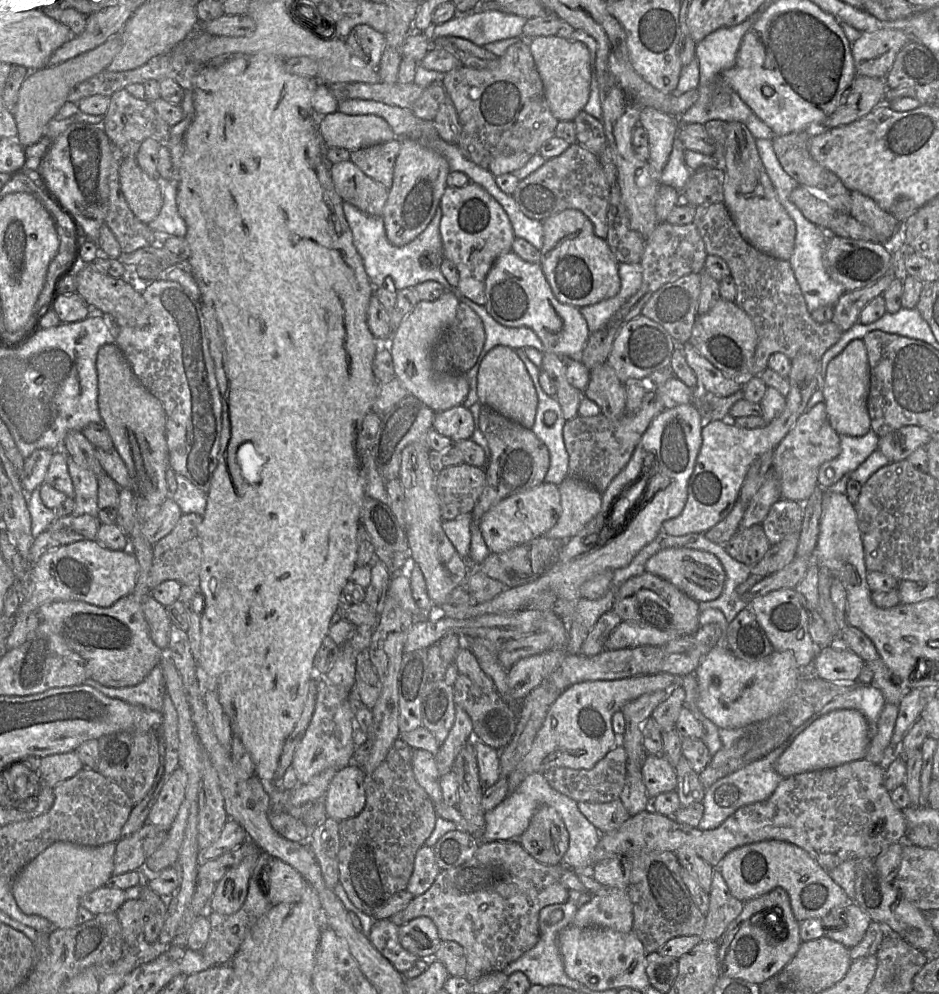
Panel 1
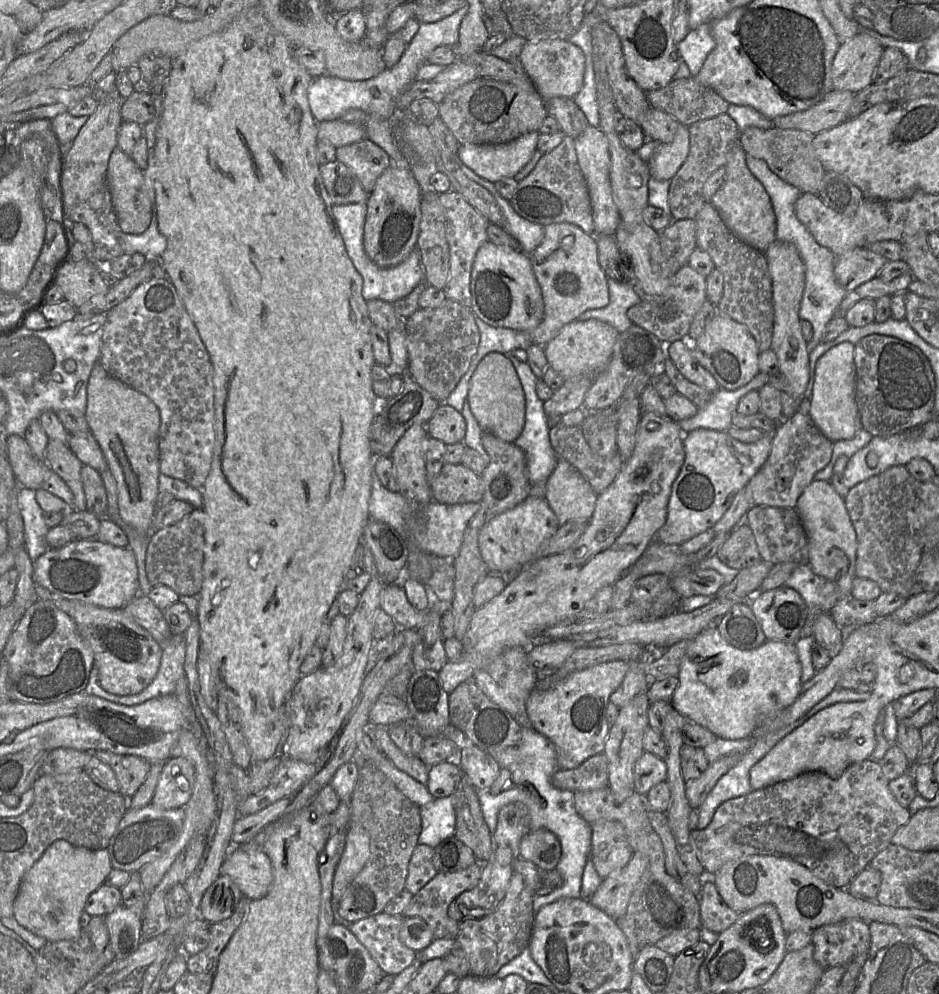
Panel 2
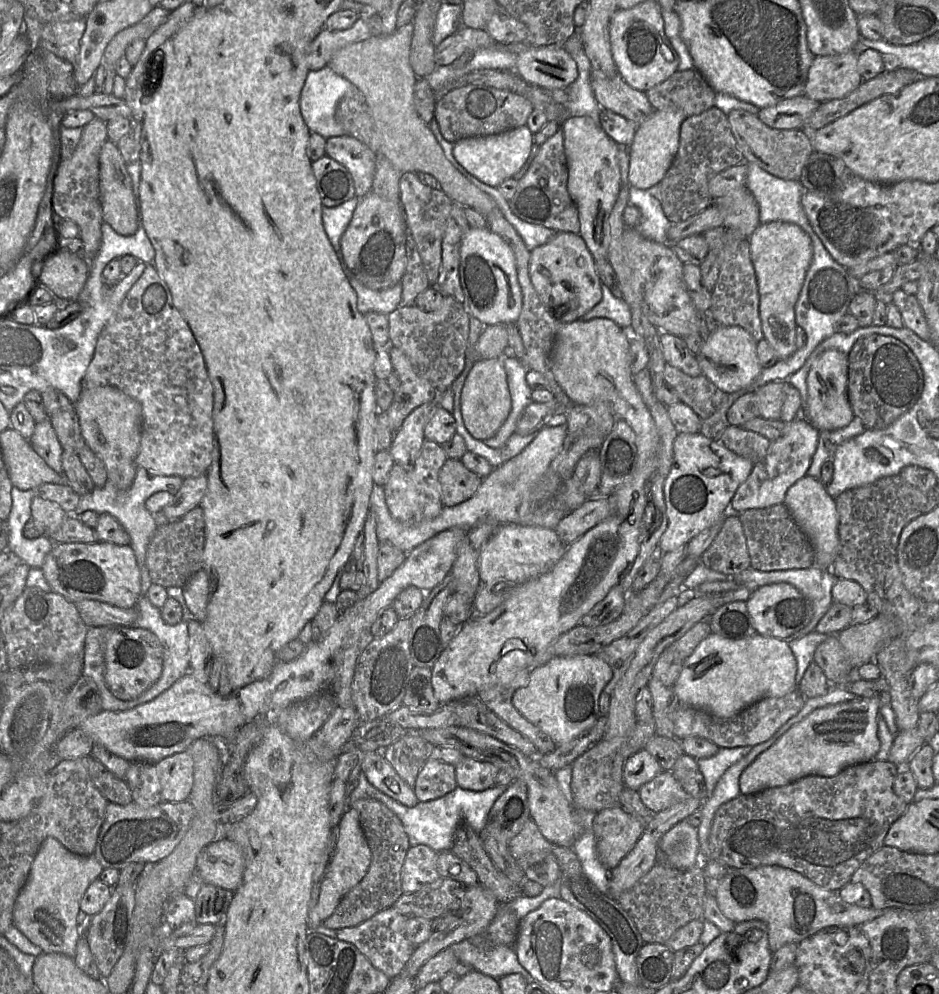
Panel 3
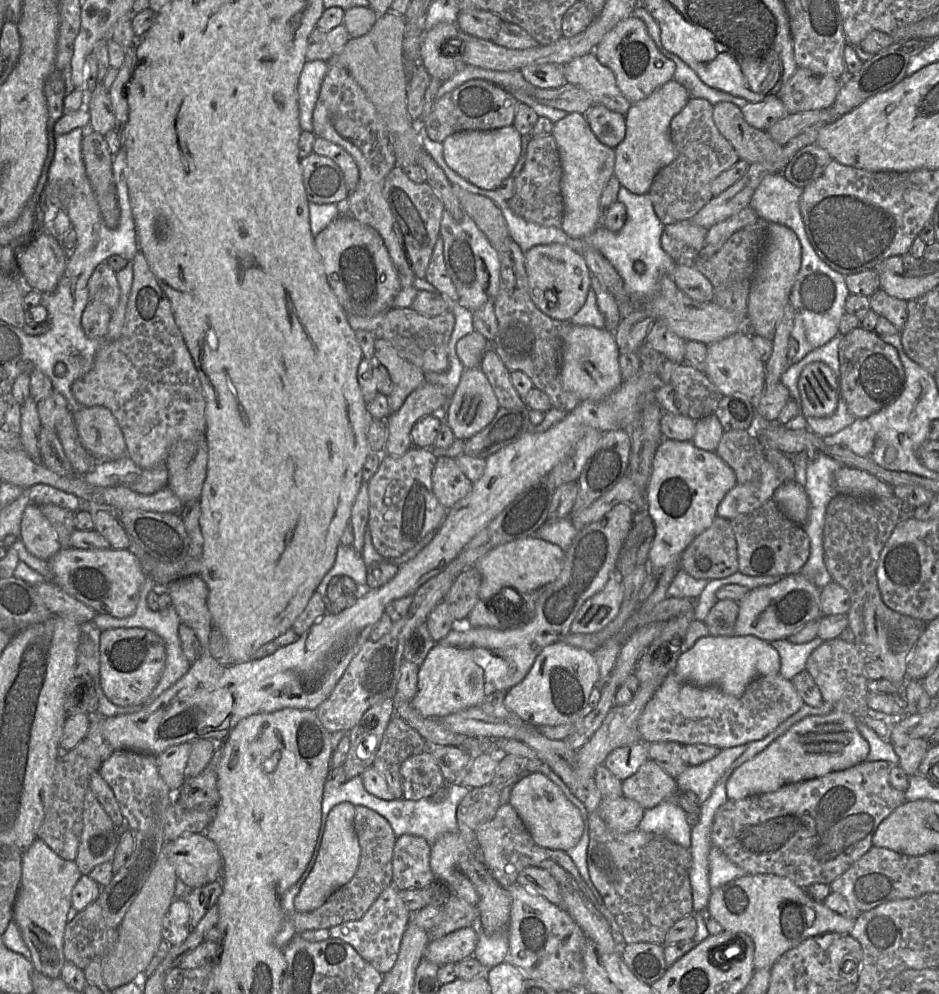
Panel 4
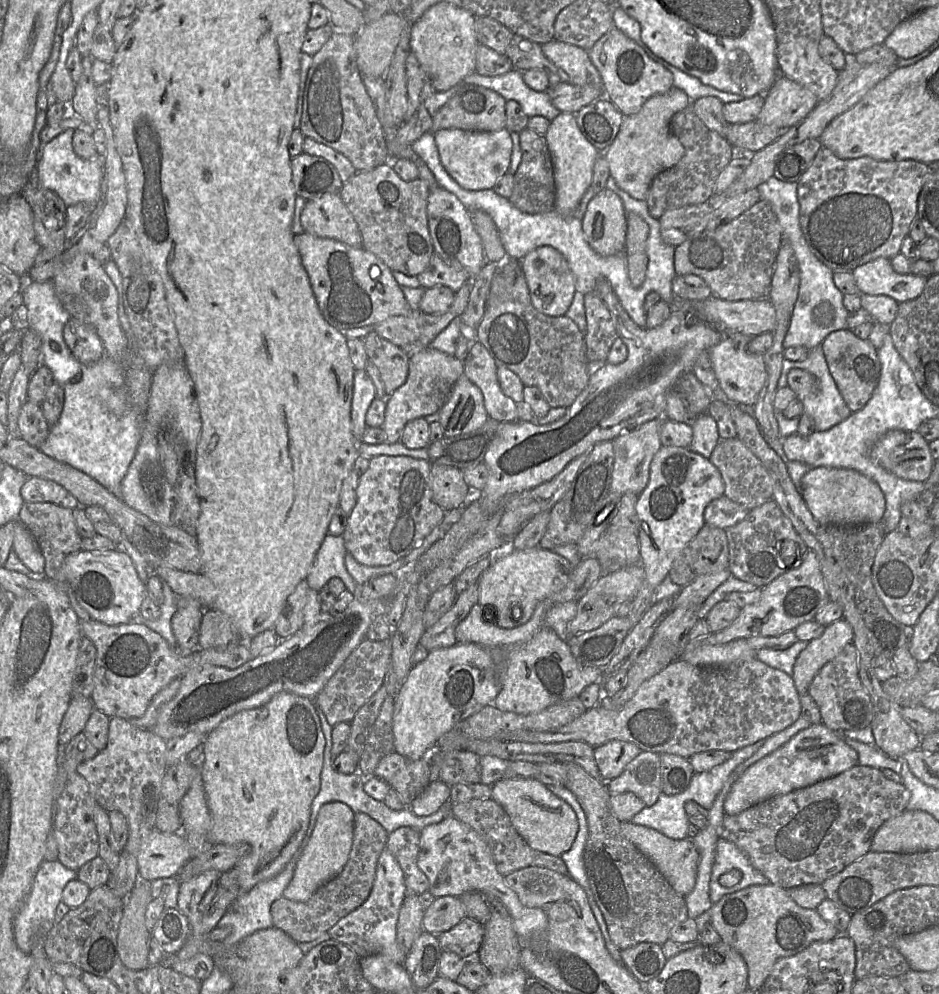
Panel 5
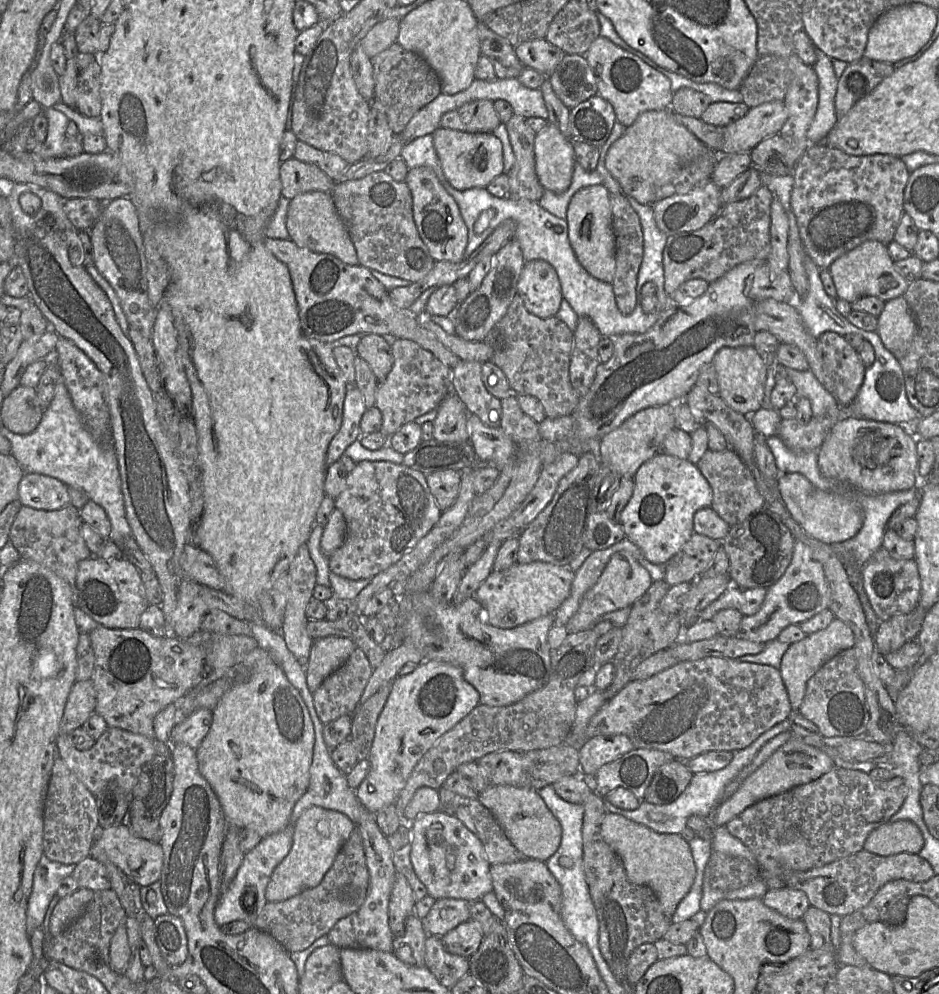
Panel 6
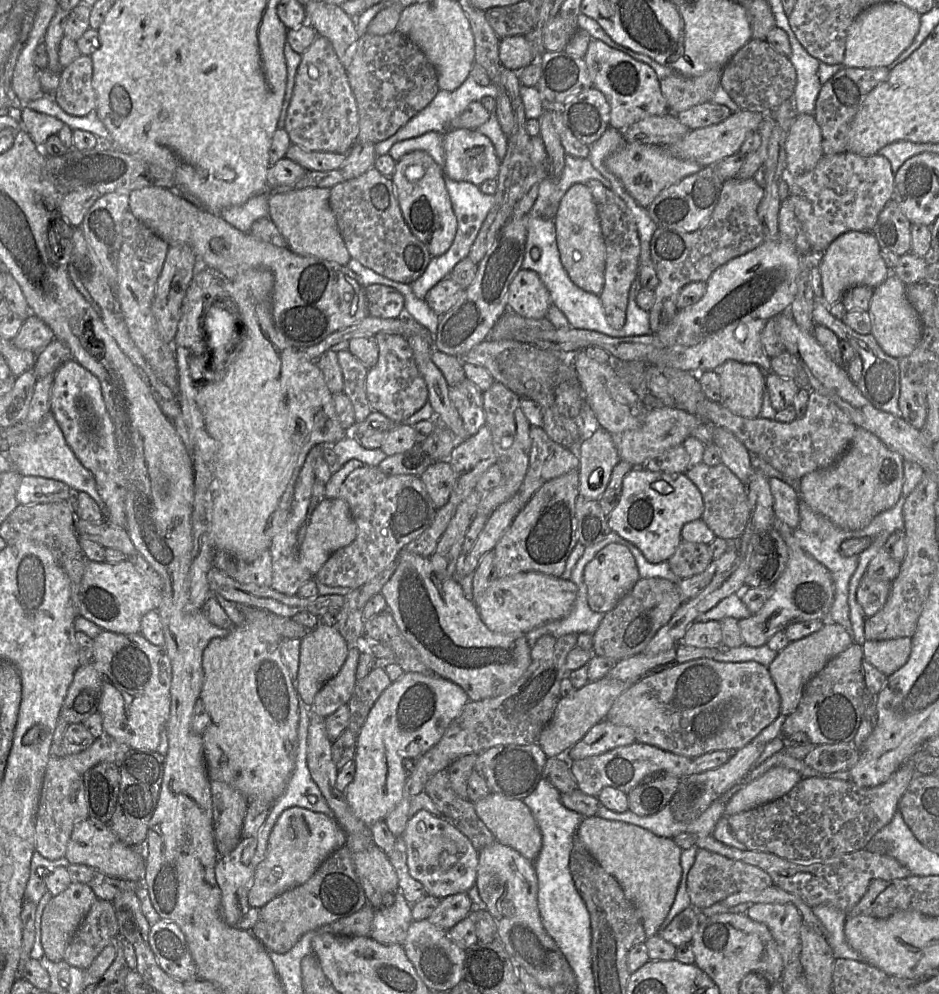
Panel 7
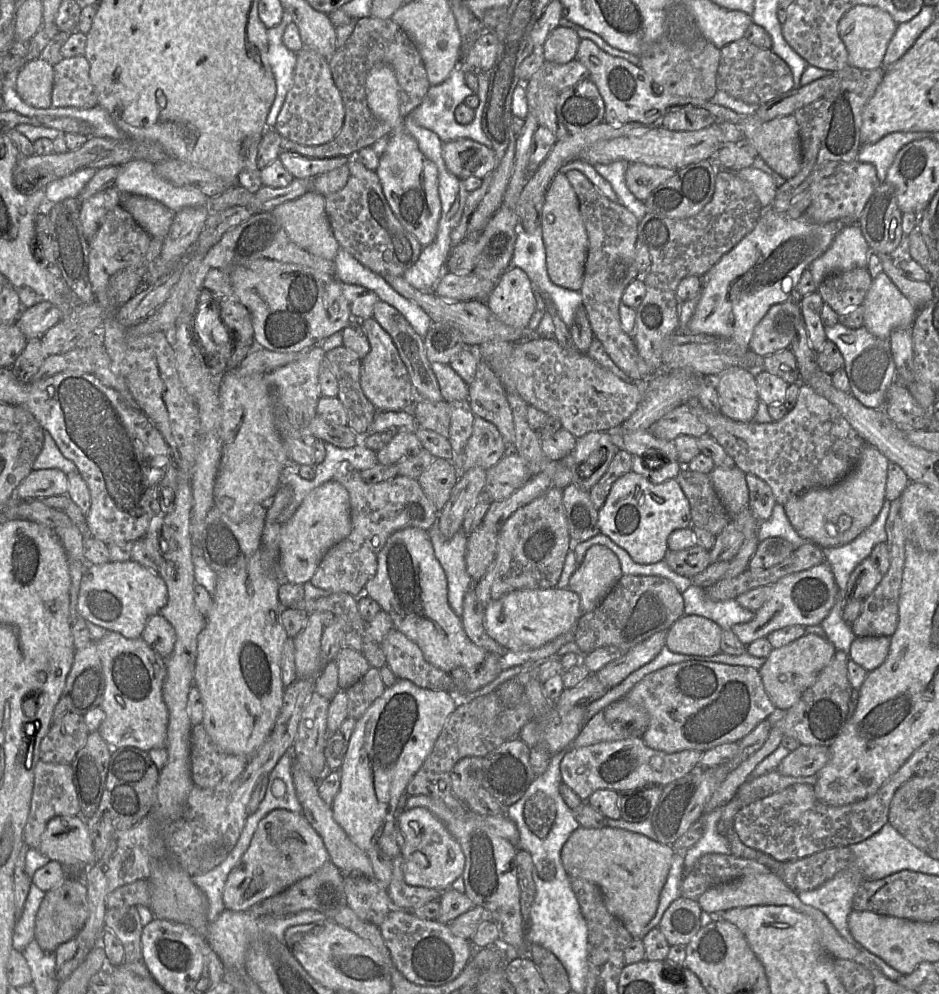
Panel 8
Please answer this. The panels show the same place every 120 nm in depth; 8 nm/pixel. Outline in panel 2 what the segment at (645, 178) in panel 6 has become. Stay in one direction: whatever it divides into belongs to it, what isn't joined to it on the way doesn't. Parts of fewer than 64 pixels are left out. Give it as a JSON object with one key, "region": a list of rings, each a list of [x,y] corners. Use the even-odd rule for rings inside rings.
{"region":[[[680,125],[670,143],[661,143],[647,162],[651,178],[671,180],[686,160],[690,149],[689,130]]]}

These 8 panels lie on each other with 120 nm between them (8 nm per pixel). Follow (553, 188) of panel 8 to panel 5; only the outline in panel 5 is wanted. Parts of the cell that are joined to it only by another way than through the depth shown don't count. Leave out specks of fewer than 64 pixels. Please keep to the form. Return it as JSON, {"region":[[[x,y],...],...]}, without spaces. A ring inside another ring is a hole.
{"region":[[[604,189],[588,203],[582,218],[585,238],[600,255],[611,256],[625,249],[627,213],[621,198]]]}

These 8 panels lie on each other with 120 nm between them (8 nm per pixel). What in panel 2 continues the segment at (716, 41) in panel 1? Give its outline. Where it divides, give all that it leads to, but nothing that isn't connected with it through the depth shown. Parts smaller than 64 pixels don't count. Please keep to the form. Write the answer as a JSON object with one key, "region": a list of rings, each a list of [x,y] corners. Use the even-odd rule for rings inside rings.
{"region":[[[702,24],[697,28],[691,28],[687,36],[677,44],[681,61],[687,64],[693,77],[697,76],[707,56],[715,47],[710,25]]]}

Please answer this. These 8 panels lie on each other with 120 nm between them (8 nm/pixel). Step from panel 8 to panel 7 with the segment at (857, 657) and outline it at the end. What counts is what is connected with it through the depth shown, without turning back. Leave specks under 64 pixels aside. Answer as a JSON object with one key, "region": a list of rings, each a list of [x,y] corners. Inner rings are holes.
{"region":[[[901,637],[882,641],[866,640],[862,649],[865,661],[890,676],[906,664],[911,646],[911,637]]]}

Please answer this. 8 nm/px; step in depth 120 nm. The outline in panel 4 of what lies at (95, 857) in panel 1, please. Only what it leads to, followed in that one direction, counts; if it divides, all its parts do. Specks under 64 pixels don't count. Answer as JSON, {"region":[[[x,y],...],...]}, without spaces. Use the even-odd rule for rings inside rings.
{"region":[[[36,839],[23,853],[22,878],[13,908],[13,920],[16,922],[22,938],[31,952],[30,960],[34,970],[50,978],[59,977],[66,964],[63,952],[63,938],[65,927],[68,923],[67,914],[72,907],[72,890],[81,876],[82,873],[74,860],[64,860],[42,839]]]}

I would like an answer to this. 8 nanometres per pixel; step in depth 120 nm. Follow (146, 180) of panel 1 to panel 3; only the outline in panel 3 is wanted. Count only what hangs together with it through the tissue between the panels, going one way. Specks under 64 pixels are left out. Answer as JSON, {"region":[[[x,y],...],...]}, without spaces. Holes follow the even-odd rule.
{"region":[[[107,140],[100,152],[100,202],[103,221],[109,224],[119,235],[130,236],[138,229],[138,211],[133,193],[132,180],[127,170],[127,163],[120,150]]]}

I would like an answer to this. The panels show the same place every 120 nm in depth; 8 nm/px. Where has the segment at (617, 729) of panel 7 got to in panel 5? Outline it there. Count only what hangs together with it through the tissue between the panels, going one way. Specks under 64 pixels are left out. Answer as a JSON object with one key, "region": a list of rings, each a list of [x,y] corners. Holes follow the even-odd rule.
{"region":[[[612,740],[594,747],[594,758],[601,780],[609,781],[618,777],[641,751],[635,744],[620,740]]]}

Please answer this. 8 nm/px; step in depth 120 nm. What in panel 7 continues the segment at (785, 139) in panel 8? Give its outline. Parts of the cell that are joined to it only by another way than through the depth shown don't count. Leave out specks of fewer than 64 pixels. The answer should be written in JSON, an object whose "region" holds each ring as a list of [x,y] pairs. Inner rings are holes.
{"region":[[[813,115],[796,116],[789,130],[785,148],[788,177],[798,177],[815,168],[824,154],[821,129]]]}

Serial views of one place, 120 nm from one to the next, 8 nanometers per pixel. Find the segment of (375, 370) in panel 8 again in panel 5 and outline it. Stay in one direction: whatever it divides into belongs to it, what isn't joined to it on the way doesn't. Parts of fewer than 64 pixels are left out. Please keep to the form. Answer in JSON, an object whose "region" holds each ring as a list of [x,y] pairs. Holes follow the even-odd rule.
{"region":[[[432,347],[410,356],[406,381],[386,398],[385,417],[381,426],[385,433],[384,443],[400,442],[404,427],[409,421],[439,412],[463,371],[462,359]]]}

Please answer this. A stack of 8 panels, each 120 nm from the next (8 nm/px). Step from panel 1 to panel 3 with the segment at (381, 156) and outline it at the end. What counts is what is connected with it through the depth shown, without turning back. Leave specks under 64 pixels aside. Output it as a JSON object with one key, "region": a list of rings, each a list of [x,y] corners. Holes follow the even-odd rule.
{"region":[[[348,135],[329,137],[325,154],[347,168],[353,178],[355,196],[363,197],[371,190],[376,154],[366,144]]]}

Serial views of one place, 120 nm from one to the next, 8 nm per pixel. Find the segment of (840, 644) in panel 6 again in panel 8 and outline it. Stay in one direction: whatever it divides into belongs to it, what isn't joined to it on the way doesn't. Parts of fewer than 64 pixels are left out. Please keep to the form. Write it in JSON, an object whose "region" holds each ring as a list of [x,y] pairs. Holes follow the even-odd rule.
{"region":[[[806,634],[788,645],[773,649],[759,668],[763,686],[776,708],[788,710],[811,687],[836,654],[834,645],[815,634]]]}

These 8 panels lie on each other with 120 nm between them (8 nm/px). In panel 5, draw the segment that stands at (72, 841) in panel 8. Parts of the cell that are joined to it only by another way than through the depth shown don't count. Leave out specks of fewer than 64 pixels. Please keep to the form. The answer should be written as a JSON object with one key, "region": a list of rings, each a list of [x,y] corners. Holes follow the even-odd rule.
{"region":[[[153,830],[141,846],[138,873],[148,881],[175,877],[192,857],[193,849],[183,833]]]}

